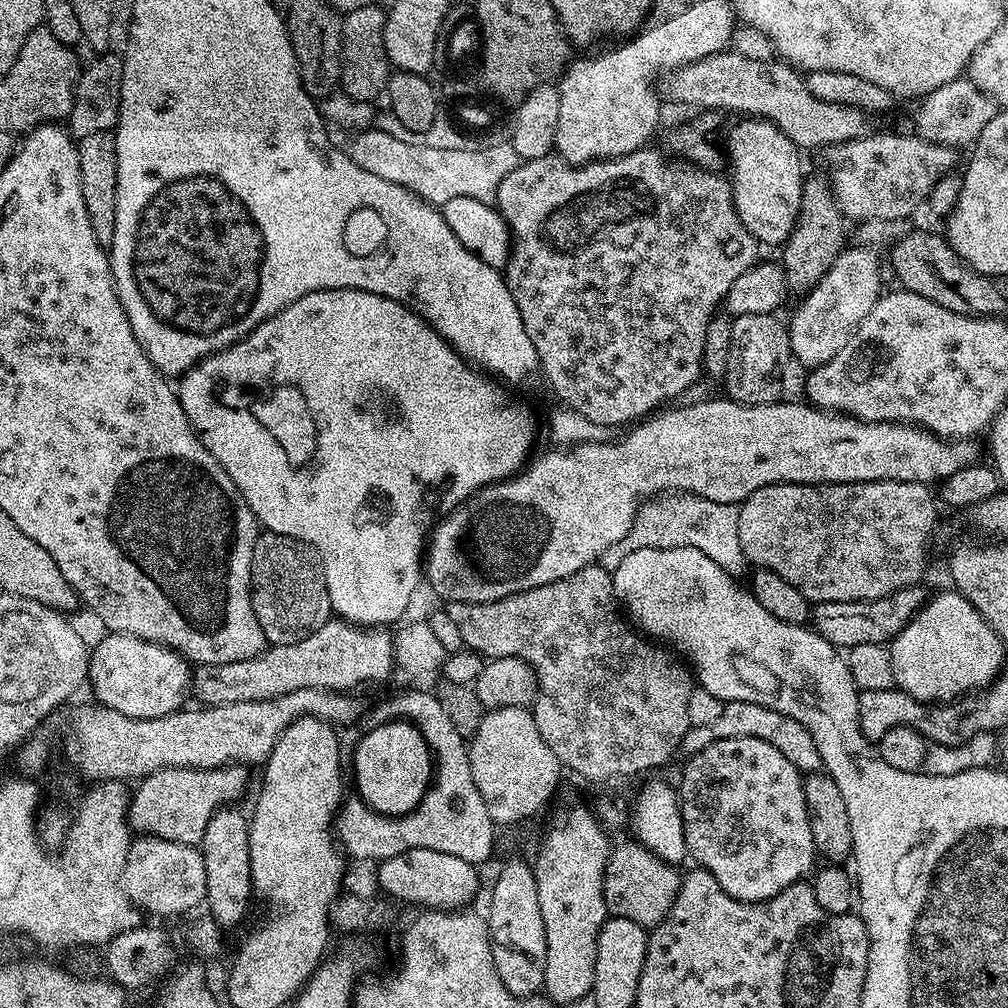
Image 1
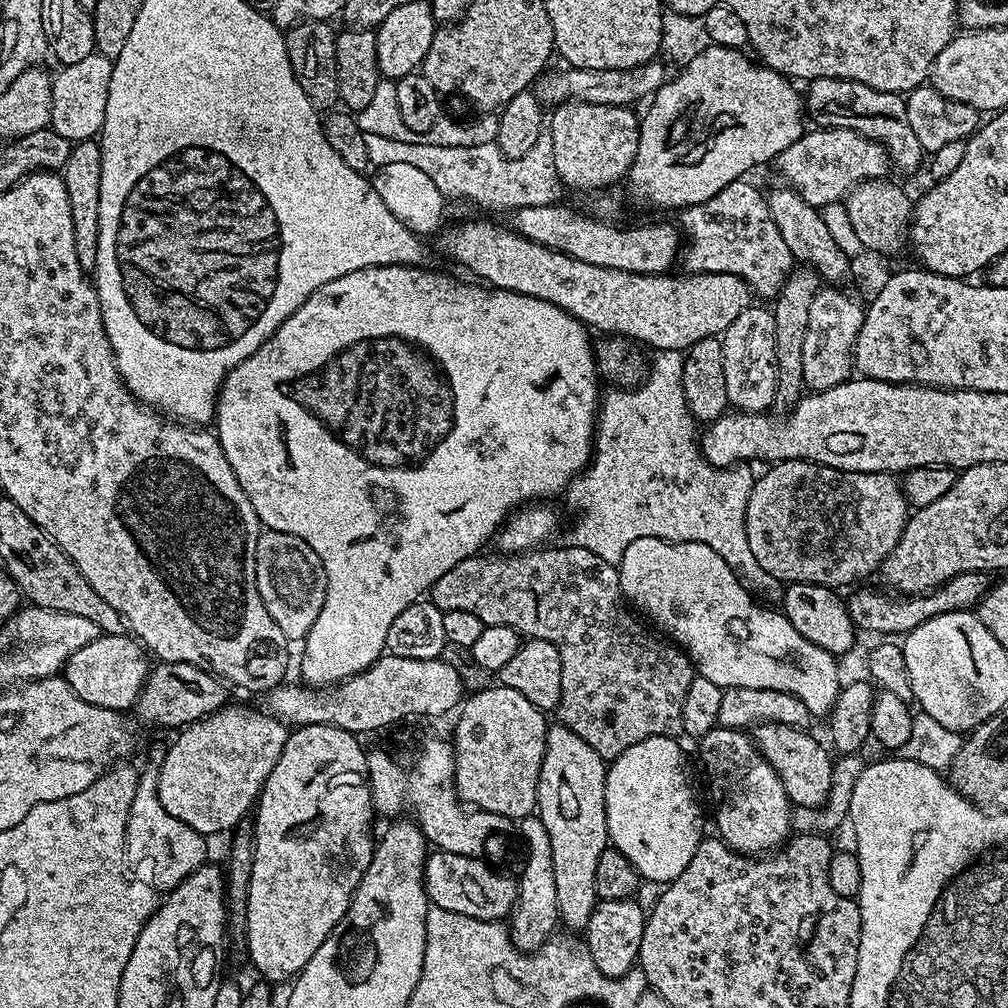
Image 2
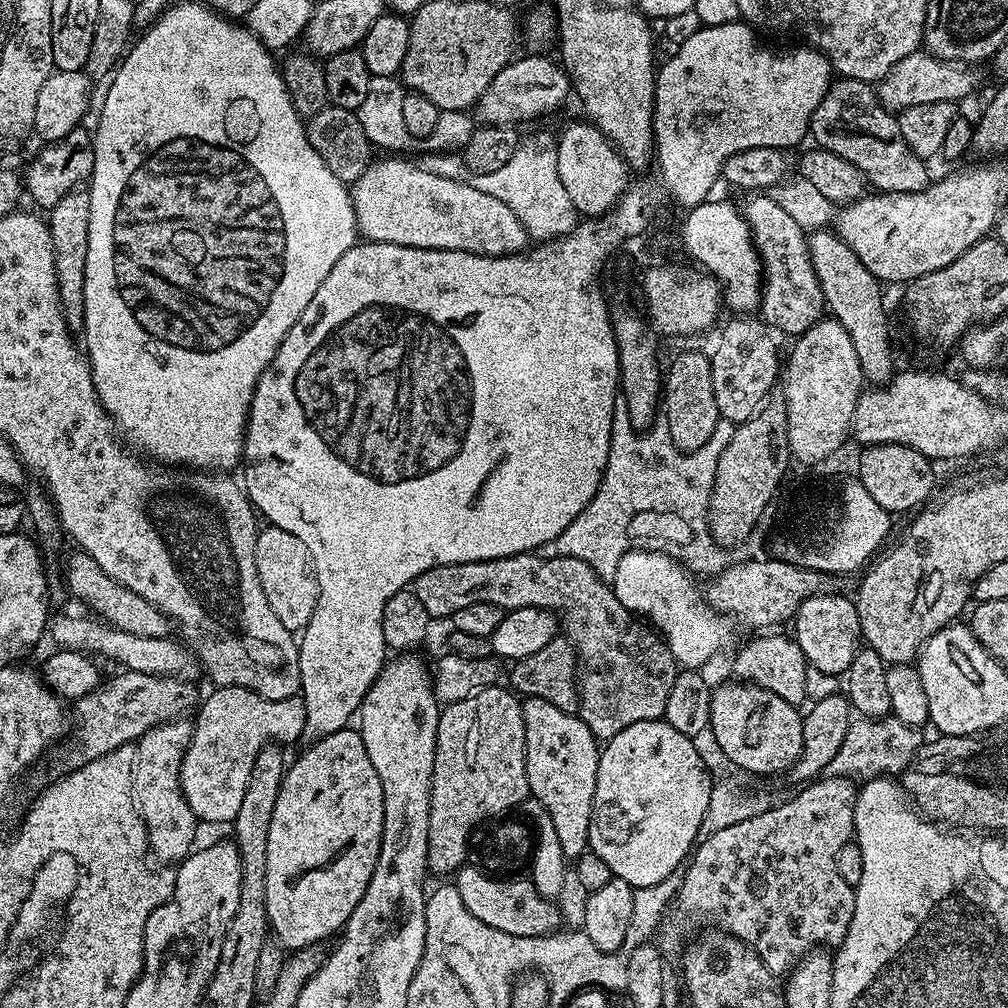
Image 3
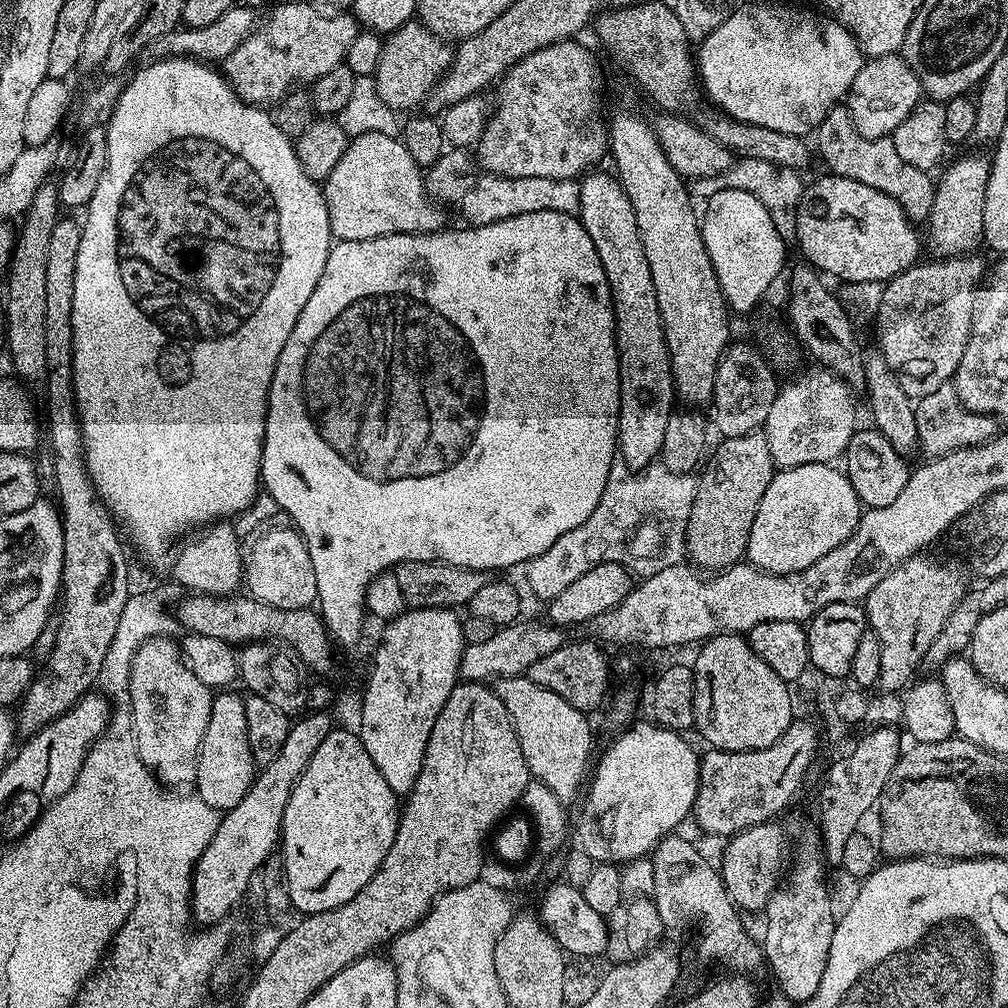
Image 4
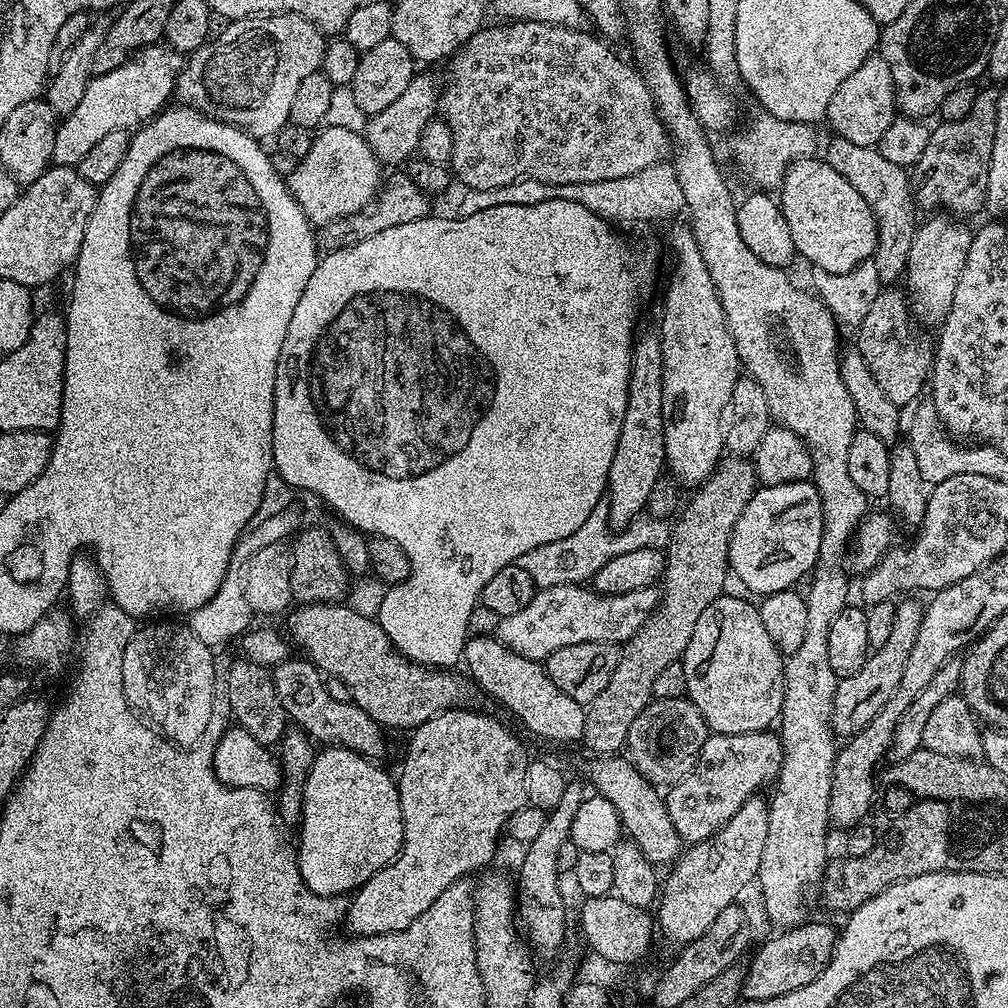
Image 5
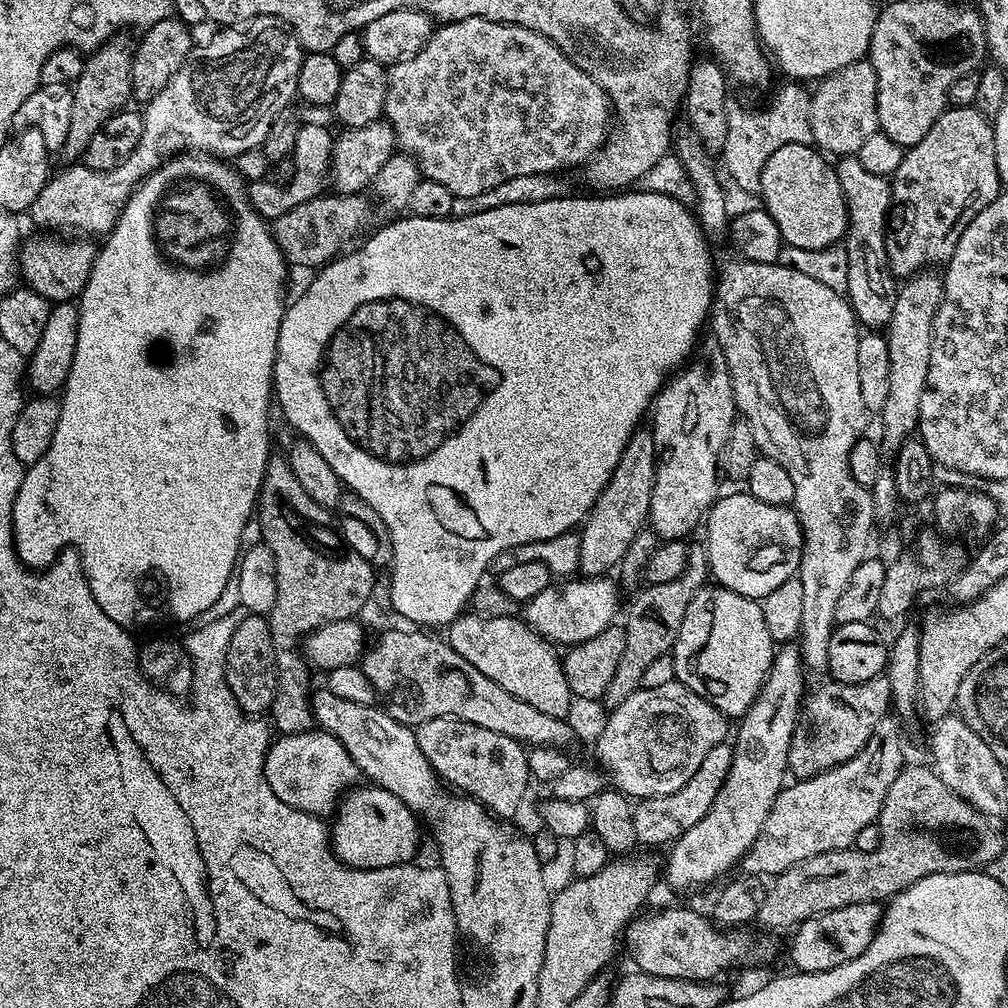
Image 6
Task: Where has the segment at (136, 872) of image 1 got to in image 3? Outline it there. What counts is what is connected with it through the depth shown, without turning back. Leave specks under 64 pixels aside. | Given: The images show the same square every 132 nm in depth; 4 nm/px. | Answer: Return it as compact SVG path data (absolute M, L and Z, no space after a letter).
M188 718L171 720L154 726L134 744L136 768L132 772L132 791L136 807L140 809L140 817L144 819L148 831L151 855L164 860L160 862L168 866L183 860L197 843L198 821L194 810L190 810L186 802L180 781L182 758L190 746L192 726L193 721Z

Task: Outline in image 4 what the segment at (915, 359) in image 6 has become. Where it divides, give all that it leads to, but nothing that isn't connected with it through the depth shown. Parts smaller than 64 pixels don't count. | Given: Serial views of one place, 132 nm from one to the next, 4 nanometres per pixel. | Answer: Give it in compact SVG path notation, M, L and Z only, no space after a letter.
M960 156L935 181L934 206L930 210L926 227L926 244L932 247L936 258L967 256L984 244L982 210L986 210L986 186L990 178L990 160L985 156Z

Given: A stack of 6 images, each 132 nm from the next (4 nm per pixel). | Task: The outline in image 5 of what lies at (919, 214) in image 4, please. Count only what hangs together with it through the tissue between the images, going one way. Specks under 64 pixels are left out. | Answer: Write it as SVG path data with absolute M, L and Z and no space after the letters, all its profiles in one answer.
M838 135L831 137L826 159L862 198L872 207L876 219L876 250L874 259L881 285L892 286L896 279L905 275L910 254L910 242L914 242L914 234L918 227L916 212L918 205L914 199L914 184L909 173L902 166L894 166L887 158L882 158L879 147L858 146L854 142L846 142L846 138Z

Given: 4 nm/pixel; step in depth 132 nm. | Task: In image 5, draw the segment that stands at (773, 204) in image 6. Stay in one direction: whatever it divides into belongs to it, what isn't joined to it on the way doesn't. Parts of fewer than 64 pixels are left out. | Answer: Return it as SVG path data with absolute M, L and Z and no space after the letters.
M820 158L793 160L784 172L784 178L778 187L778 203L790 226L790 238L794 238L797 253L812 263L813 269L821 268L830 274L846 274L858 267L863 260L873 259L876 250L876 219L872 207L830 166L827 159Z

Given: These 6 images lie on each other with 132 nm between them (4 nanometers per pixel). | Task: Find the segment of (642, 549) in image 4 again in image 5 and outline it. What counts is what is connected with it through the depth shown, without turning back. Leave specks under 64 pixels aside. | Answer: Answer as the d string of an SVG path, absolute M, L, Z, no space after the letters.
M601 502L594 506L594 510L590 510L590 518L586 518L586 522L582 522L574 534L566 534L566 538L558 538L558 542L546 542L542 546L534 546L534 550L526 550L518 562L522 570L534 578L537 589L559 584L584 584L591 581L594 573L602 570L602 566L606 566L606 562L618 554L643 548L663 549L667 545L669 531L669 525L665 521L644 514L615 532L608 523L607 503Z

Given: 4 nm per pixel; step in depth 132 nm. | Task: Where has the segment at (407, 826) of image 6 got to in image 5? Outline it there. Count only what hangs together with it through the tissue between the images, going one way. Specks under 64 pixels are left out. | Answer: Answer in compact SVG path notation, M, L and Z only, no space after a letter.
M328 746L323 750L316 752L314 762L310 766L310 774L304 783L304 805L302 806L302 814L300 815L300 823L298 825L298 833L300 832L300 848L298 844L298 859L300 861L300 873L304 879L304 884L314 894L319 896L339 896L343 897L344 892L347 894L355 893L368 881L371 876L378 874L378 870L382 870L386 865L395 860L400 848L404 844L404 819L402 818L402 806L400 805L400 790L397 781L384 768L379 768L375 759L362 755L361 752L355 752L349 748L339 746Z

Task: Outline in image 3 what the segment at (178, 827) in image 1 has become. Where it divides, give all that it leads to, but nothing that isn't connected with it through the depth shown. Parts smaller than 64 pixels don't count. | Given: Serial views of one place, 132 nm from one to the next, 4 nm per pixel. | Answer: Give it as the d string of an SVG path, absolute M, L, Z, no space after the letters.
M237 684L216 686L211 690L213 692L203 697L195 713L190 746L182 758L180 781L186 802L190 810L194 810L197 821L231 825L238 810L242 810L242 798L246 798L254 762L261 750L275 741L272 739L279 734L280 727L284 724L284 716L280 713L281 705L277 701L262 698L262 694L254 690L246 690Z

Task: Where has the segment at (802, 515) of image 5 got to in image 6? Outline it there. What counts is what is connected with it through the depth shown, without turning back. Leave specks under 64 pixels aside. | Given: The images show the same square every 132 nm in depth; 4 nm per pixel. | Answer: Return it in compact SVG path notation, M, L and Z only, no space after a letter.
M766 502L747 503L713 504L706 517L703 543L711 579L719 587L761 601L770 590L797 575L804 553L804 535L791 507L770 506Z

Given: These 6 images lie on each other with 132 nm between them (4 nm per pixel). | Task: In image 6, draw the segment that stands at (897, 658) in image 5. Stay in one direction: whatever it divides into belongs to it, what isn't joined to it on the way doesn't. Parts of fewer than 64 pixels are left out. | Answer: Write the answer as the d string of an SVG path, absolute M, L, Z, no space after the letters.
M881 674L870 682L858 684L828 682L825 688L803 701L790 742L788 772L794 774L796 780L808 780L854 758L864 749L870 734L874 734L874 726L878 726L883 716L889 715L891 704L892 687L887 675Z

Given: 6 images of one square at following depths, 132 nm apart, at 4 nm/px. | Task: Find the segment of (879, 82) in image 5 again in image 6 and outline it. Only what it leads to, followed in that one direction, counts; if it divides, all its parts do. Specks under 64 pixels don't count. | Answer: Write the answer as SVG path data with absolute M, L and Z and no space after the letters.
M855 60L850 62L850 66L842 66L842 70L832 72L819 81L810 93L812 144L821 153L833 152L836 158L855 156L862 142L878 131L878 78L871 60Z

